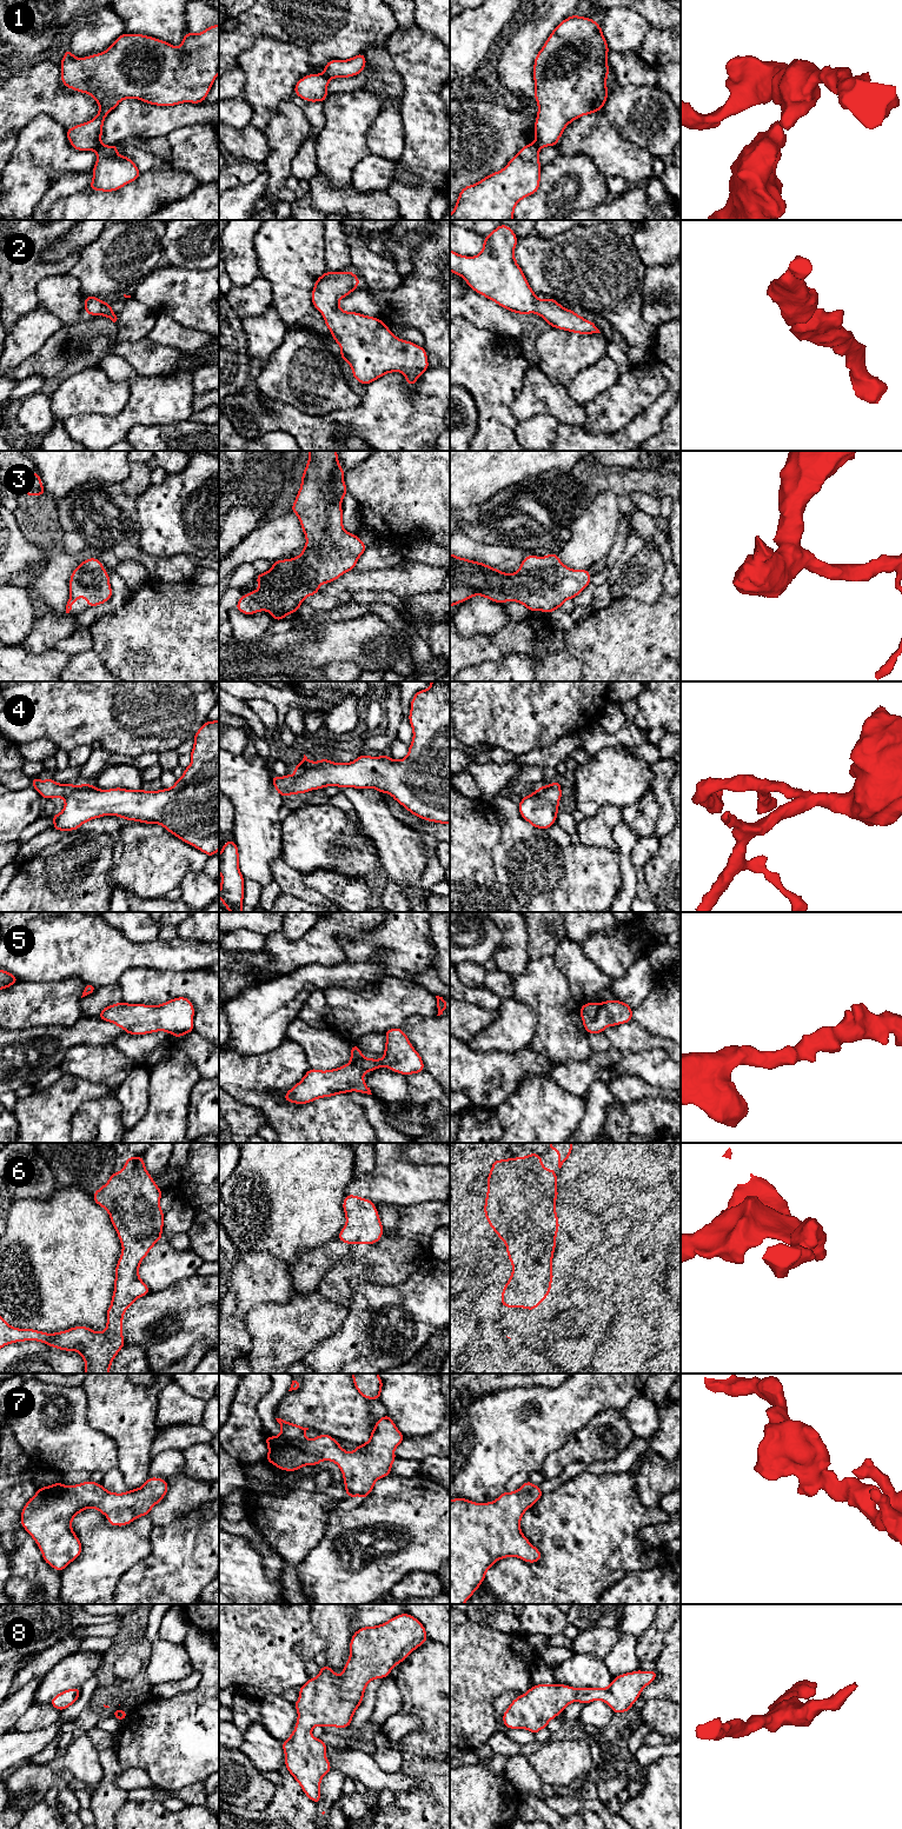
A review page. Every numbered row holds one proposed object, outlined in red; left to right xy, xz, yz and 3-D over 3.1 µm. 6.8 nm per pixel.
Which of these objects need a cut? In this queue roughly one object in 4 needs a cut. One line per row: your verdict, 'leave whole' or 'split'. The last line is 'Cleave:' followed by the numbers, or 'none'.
1: split
2: leave whole
3: leave whole
4: leave whole
5: leave whole
6: leave whole
7: leave whole
8: leave whole
Cleave: 1

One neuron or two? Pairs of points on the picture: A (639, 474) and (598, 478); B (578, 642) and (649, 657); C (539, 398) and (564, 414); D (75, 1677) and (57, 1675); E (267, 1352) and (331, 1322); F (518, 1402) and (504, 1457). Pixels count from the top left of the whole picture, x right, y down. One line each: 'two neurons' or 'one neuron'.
A: one neuron
B: one neuron
C: one neuron
D: one neuron
E: one neuron
F: one neuron

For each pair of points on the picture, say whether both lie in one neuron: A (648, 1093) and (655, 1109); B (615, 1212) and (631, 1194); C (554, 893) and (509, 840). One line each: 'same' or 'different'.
A: different
B: different
C: same

